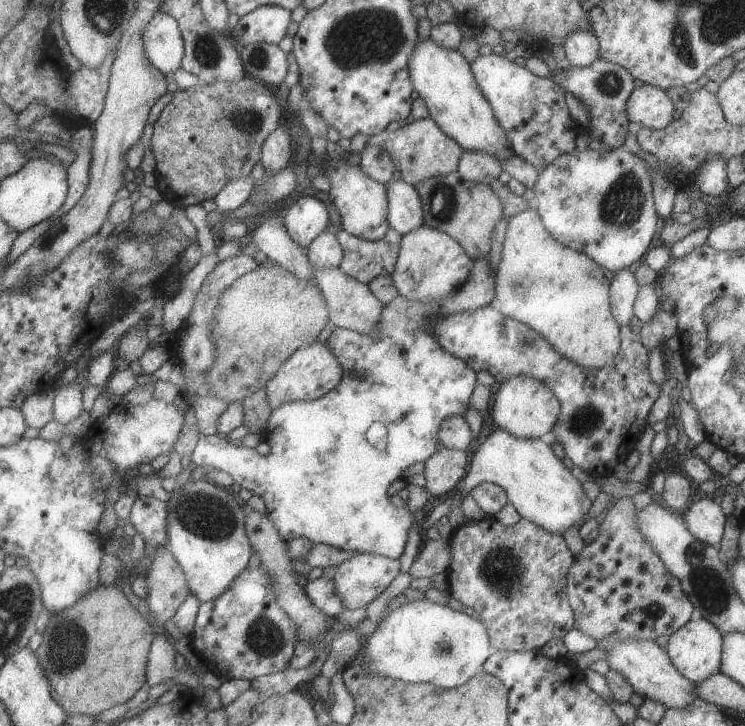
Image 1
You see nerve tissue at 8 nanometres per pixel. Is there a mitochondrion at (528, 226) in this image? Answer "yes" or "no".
no

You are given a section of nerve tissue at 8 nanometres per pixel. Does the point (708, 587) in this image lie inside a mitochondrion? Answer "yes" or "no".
yes

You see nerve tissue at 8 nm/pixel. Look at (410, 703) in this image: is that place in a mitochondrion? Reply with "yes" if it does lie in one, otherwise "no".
no

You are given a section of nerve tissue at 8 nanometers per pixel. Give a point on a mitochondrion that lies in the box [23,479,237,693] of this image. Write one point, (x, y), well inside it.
(59, 650)

